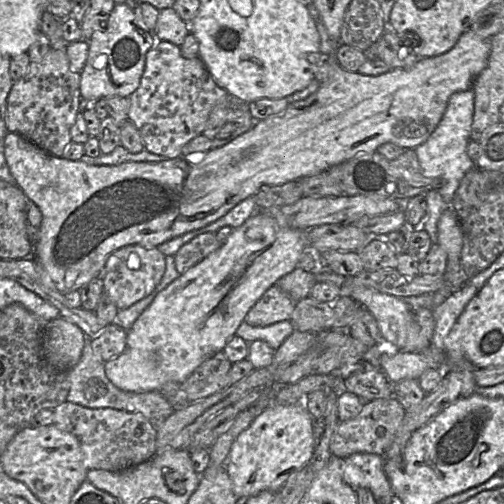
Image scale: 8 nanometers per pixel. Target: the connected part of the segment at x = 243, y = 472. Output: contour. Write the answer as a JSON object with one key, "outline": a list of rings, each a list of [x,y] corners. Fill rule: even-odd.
{"outline":[[[270,405],[239,434],[228,455],[226,468],[237,498],[263,490],[277,492],[292,473],[308,463],[313,453],[314,419],[305,405]]]}

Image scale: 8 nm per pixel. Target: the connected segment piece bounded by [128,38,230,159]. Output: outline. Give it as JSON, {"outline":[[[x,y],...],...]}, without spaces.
{"outline":[[[155,39],[155,45],[146,53],[145,66],[138,88],[129,96],[128,119],[133,122],[142,138],[144,149],[166,159],[182,156],[182,148],[202,134],[209,114],[215,106],[230,96],[220,88],[199,57],[185,58],[180,47],[168,41]]]}

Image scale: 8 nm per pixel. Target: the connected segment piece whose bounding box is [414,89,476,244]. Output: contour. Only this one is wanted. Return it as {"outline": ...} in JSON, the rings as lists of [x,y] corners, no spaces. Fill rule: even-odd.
{"outline":[[[472,89],[453,93],[447,103],[446,110],[425,142],[414,148],[421,167],[421,173],[427,178],[441,178],[443,185],[431,189],[426,194],[427,209],[424,230],[428,233],[432,244],[437,243],[437,224],[441,214],[451,207],[454,194],[464,175],[475,168],[475,163],[467,154],[470,141],[471,126],[474,113],[474,92]]]}

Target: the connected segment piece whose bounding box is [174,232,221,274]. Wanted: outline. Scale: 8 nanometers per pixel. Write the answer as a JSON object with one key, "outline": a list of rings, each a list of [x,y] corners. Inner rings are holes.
{"outline":[[[207,232],[194,237],[184,244],[174,256],[178,273],[183,274],[219,247],[221,245],[214,232]]]}

